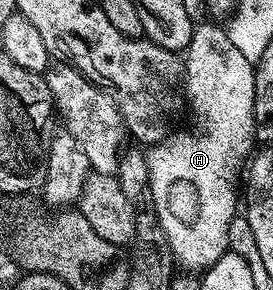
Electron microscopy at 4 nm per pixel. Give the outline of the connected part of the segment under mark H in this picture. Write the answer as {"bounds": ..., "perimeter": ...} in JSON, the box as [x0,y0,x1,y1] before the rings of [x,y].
{"bounds":[145,21,256,273],"perimeter":[[[199,21],[195,23],[195,32],[191,38],[191,44],[189,44],[185,52],[183,87],[185,88],[185,103],[186,106],[187,103],[191,106],[191,115],[195,118],[195,124],[192,125],[191,131],[183,131],[180,135],[172,134],[166,141],[156,143],[146,148],[145,154],[147,156],[147,164],[149,165],[149,189],[151,190],[150,206],[154,207],[155,212],[157,213],[161,229],[165,229],[167,244],[169,245],[172,255],[175,257],[176,264],[178,264],[180,268],[186,269],[188,272],[203,273],[229,250],[227,246],[227,242],[229,241],[229,221],[233,221],[237,214],[237,208],[235,208],[234,179],[237,178],[238,175],[240,178],[241,167],[239,171],[239,162],[241,162],[243,158],[246,160],[248,156],[252,154],[253,146],[251,147],[251,143],[254,144],[256,142],[255,68],[252,60],[247,59],[245,53],[241,53],[241,49],[237,49],[237,45],[233,45],[233,41],[227,33],[226,26],[220,25],[215,21]]]}

